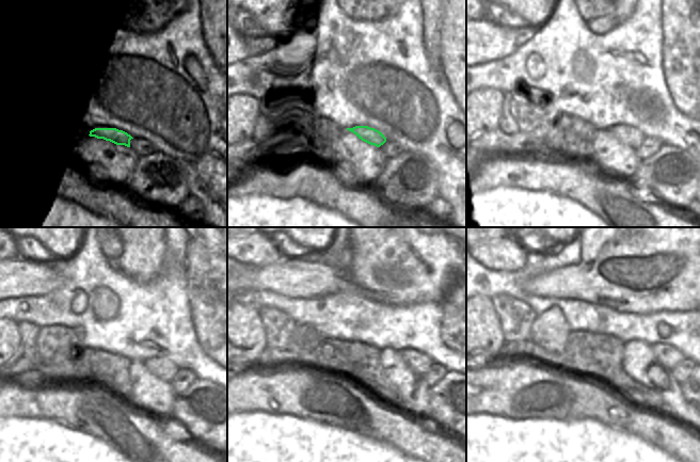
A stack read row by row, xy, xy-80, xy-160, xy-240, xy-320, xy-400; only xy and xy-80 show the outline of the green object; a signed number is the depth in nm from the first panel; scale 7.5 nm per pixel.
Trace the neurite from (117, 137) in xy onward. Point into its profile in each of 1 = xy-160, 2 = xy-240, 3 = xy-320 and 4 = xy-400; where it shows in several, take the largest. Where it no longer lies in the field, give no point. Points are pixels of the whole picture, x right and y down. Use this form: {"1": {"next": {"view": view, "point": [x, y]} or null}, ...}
{"1": {"next": {"view": "xy-160", "point": [627, 134]}}, "2": {"next": {"view": "xy-240", "point": [162, 368]}}, "3": {"next": {"view": "xy-320", "point": [419, 363]}}, "4": {"next": {"view": "xy-400", "point": [668, 356]}}}

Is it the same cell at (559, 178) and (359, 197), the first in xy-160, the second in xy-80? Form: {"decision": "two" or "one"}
{"decision": "one"}

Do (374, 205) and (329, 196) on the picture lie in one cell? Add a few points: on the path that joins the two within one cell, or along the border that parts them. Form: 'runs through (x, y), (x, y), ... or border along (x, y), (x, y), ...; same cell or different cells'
runs through (363, 205), (339, 197); same cell

